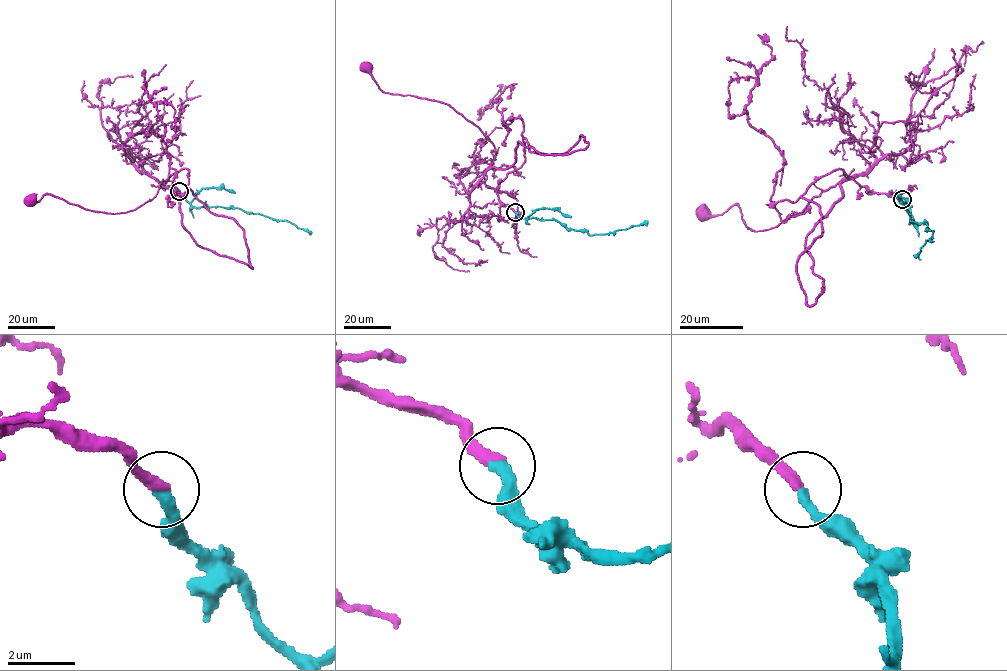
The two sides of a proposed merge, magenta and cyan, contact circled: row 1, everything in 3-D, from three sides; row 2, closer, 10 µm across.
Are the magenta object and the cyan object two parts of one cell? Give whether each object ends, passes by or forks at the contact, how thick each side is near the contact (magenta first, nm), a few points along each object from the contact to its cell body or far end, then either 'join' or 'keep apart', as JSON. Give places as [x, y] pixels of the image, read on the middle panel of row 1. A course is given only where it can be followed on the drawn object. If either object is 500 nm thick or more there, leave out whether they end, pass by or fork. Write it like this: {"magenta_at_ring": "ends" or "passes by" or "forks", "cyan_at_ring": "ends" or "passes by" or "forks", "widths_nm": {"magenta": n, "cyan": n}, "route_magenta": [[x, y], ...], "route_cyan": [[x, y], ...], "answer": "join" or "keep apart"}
{"magenta_at_ring": "ends", "cyan_at_ring": "ends", "widths_nm": {"magenta": 360, "cyan": 340}, "route_magenta": [[515, 212], [497, 187], [524, 138], [562, 153], [584, 137], [518, 142], [494, 168], [478, 127], [367, 65]], "route_cyan": [[515, 212], [520, 217], [557, 220], [567, 228], [584, 230], [589, 235], [626, 229], [648, 220]], "answer": "join"}

